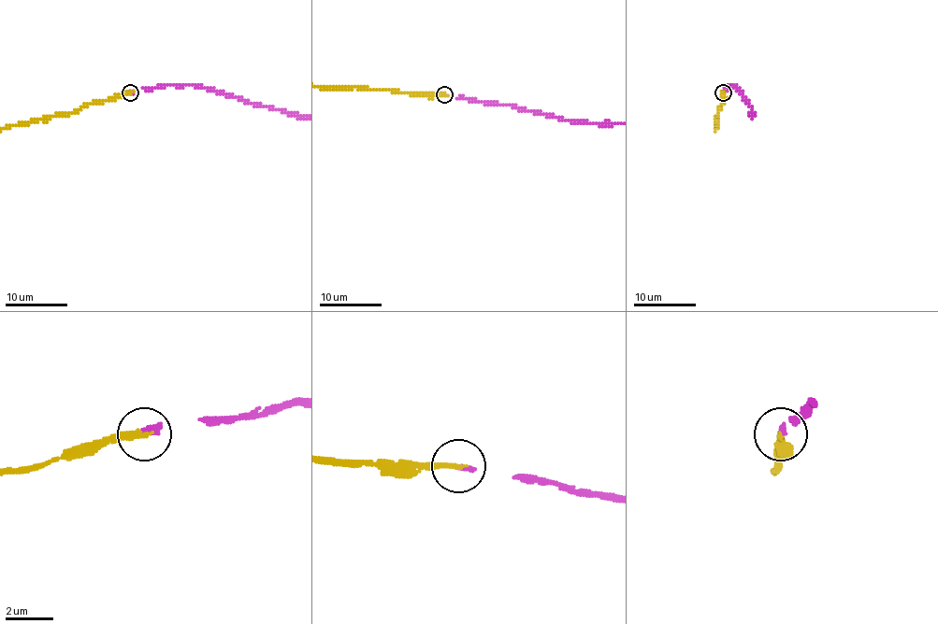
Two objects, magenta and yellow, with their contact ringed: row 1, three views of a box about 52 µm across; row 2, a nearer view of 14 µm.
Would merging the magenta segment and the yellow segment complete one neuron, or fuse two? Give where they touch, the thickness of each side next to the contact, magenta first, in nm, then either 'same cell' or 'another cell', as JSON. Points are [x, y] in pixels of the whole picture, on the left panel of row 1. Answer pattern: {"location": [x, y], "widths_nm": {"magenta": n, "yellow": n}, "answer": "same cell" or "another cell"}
{"location": [130, 92], "widths_nm": {"magenta": 240, "yellow": 260}, "answer": "same cell"}

